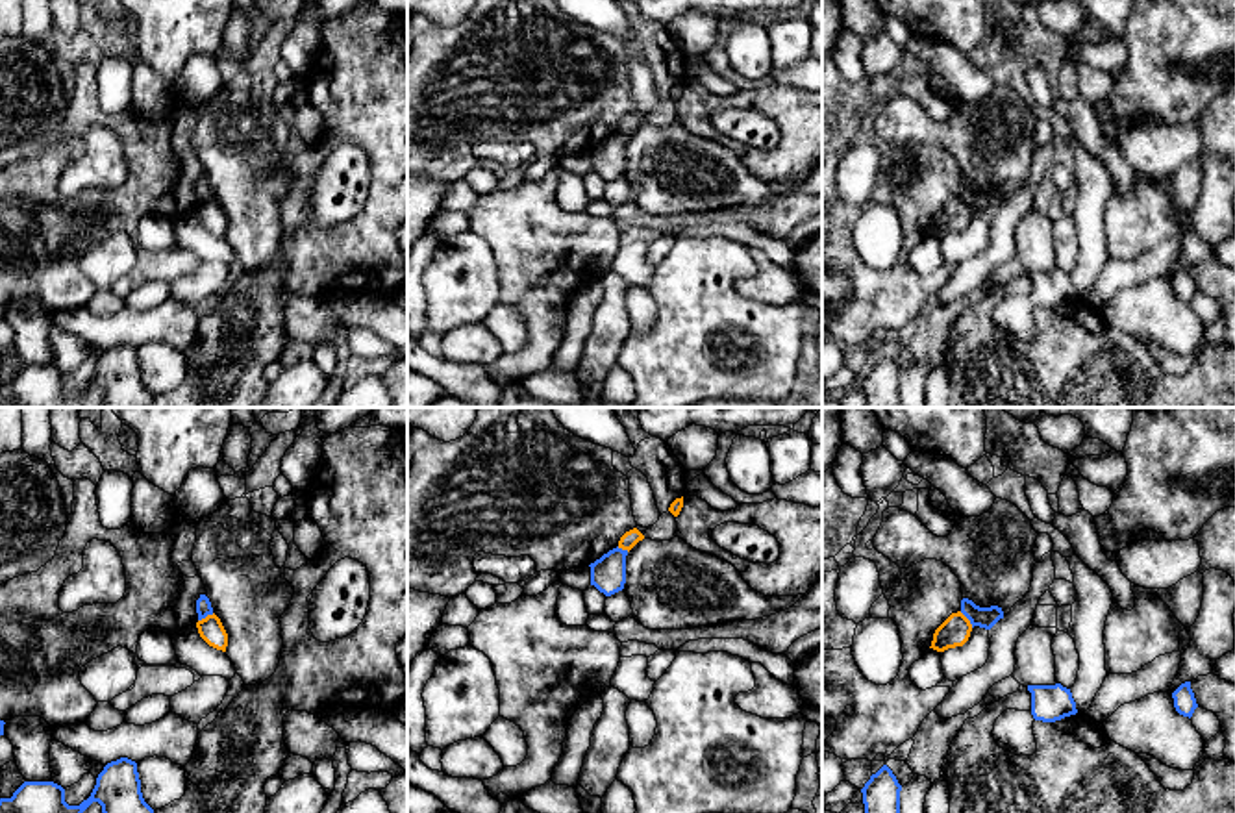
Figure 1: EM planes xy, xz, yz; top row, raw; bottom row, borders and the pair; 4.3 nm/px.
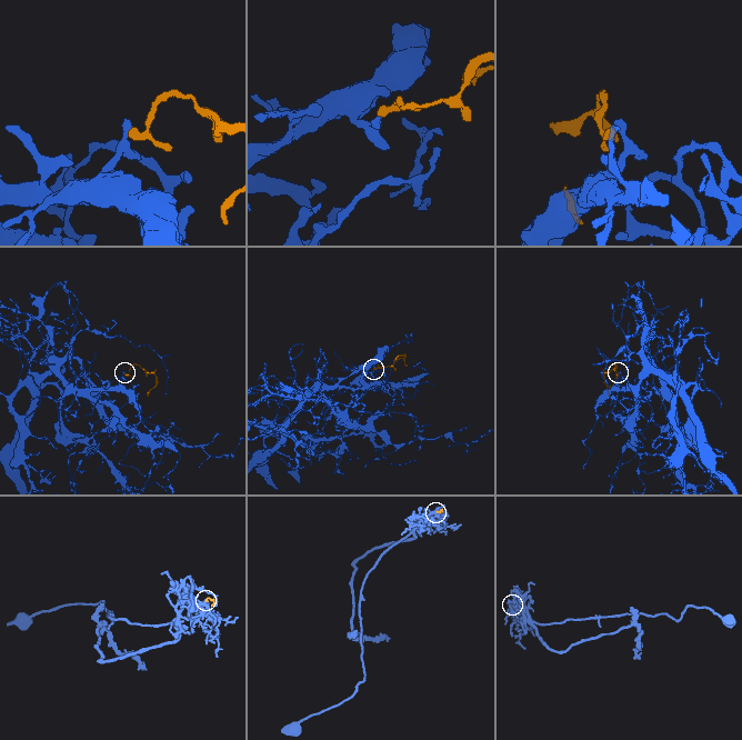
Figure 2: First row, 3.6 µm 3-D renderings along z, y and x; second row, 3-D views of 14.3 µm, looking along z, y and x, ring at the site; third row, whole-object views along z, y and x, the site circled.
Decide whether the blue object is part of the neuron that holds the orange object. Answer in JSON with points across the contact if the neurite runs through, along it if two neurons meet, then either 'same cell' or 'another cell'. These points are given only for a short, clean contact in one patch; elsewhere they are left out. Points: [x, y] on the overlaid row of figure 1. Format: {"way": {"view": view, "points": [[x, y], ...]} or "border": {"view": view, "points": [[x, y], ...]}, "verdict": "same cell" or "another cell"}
{"border": {"view": "yz", "points": [[960, 612], [973, 626]]}, "verdict": "another cell"}

